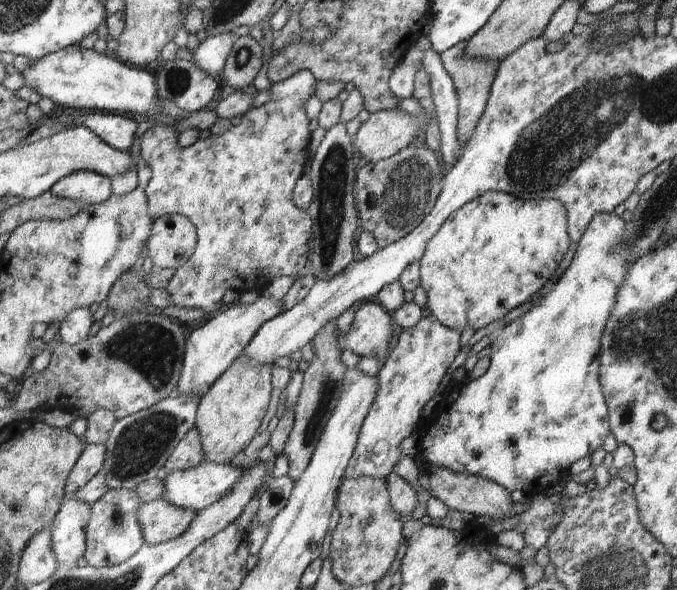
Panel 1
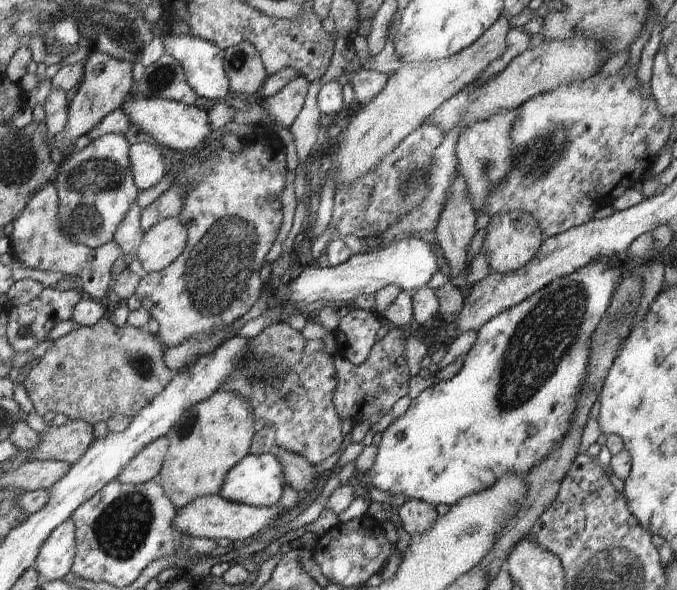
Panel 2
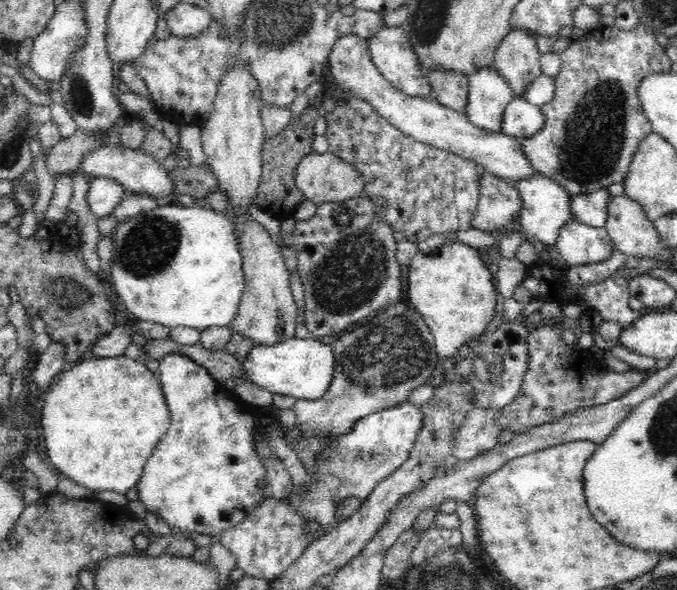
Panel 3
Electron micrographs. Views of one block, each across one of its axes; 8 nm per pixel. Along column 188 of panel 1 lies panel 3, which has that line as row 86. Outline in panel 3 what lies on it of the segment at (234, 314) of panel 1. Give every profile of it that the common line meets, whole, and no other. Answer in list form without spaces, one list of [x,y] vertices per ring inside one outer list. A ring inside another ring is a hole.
[[[345,34],[333,44],[328,64],[330,74],[334,78],[334,86],[342,93],[350,93],[352,97],[370,102],[374,113],[390,122],[404,134],[436,149],[446,150],[464,159],[470,159],[485,168],[494,176],[508,179],[511,182],[528,178],[535,174],[530,161],[524,157],[518,138],[502,132],[490,132],[472,125],[464,113],[448,109],[422,96],[409,96],[390,84],[372,62],[367,39],[356,34]]]

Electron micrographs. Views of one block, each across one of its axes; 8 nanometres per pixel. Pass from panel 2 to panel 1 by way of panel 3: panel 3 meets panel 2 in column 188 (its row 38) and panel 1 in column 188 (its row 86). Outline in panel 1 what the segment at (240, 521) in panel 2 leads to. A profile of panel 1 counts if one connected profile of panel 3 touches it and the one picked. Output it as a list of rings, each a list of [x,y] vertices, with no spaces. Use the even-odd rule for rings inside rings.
[[[163,499],[140,503],[136,520],[146,544],[158,545],[178,539],[188,530],[196,513]]]

